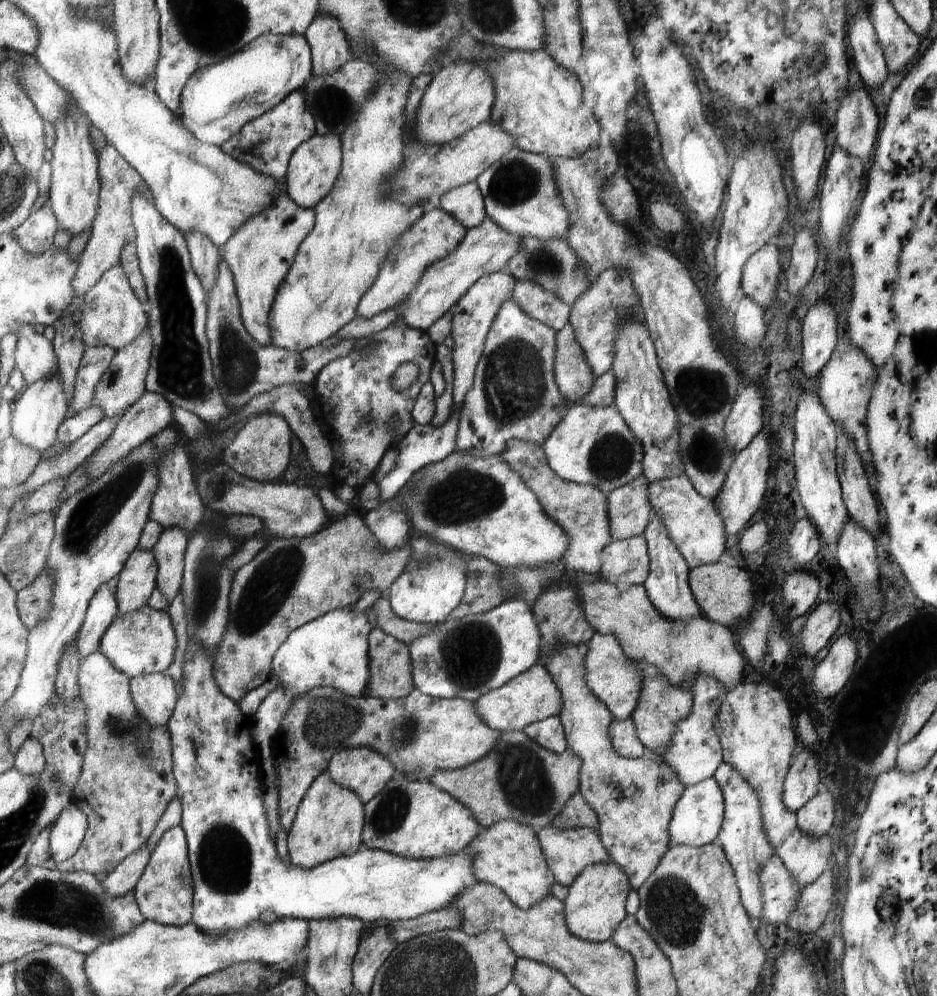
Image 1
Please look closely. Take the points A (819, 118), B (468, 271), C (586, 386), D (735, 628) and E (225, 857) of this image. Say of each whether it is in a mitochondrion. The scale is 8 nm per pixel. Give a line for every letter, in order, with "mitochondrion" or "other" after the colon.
A: other
B: other
C: other
D: other
E: mitochondrion

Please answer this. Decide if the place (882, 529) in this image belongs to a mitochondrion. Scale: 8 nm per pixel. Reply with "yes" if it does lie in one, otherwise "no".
no

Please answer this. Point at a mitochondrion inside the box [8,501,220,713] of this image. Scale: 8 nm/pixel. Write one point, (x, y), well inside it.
(205, 572)

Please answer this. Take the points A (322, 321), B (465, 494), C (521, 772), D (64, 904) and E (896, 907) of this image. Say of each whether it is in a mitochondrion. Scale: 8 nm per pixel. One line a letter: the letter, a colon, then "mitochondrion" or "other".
A: other
B: mitochondrion
C: mitochondrion
D: mitochondrion
E: other

